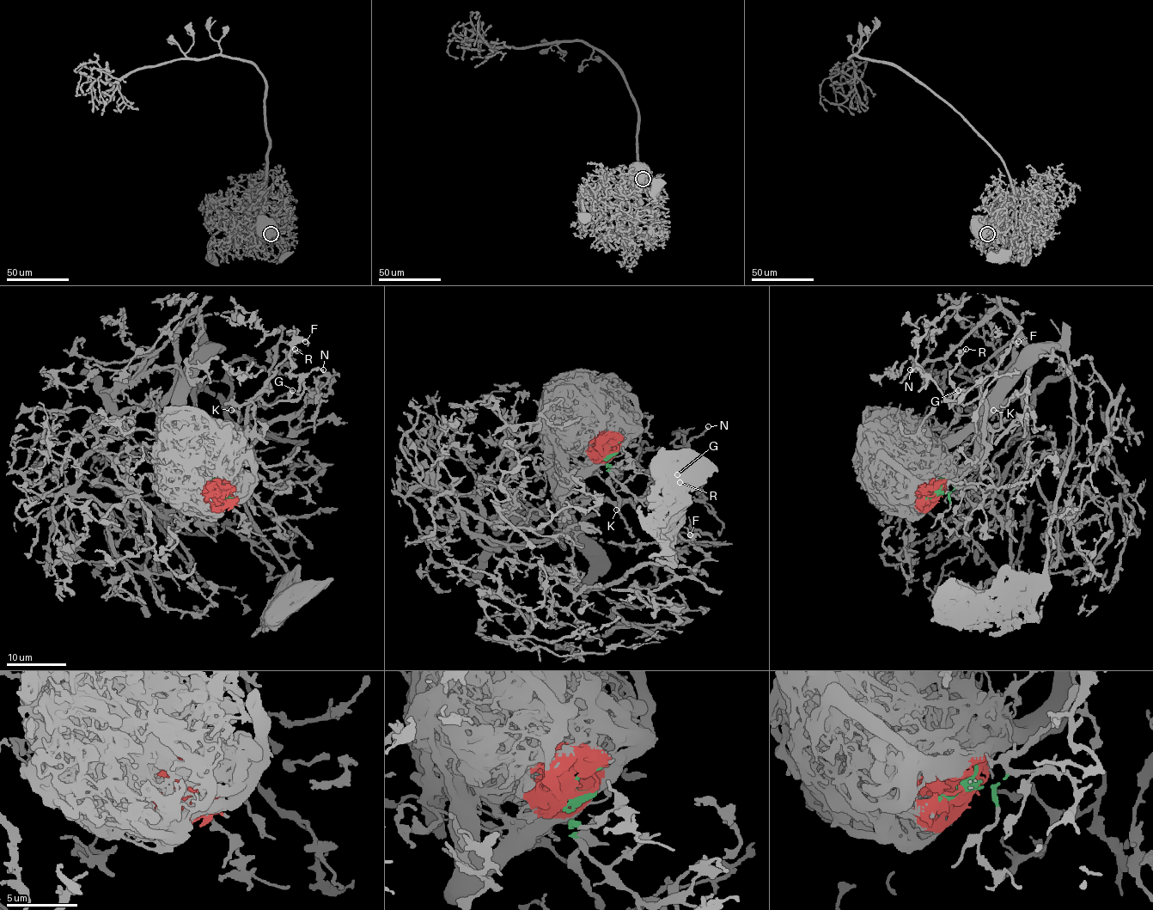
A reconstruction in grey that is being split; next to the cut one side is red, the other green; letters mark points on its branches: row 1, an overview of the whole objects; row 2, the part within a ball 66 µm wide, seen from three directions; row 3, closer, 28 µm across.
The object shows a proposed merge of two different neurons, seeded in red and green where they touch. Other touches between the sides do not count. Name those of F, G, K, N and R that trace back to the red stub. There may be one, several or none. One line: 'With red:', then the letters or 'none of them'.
With red: none of them

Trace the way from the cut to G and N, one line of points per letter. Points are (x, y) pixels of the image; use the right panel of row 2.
G: (935, 495), (951, 491), (989, 447), (985, 409), (979, 399), (954, 401), (957, 389)
N: (935, 495), (951, 491), (991, 443), (985, 406), (979, 399), (966, 405), (947, 399), (919, 370), (911, 370)

